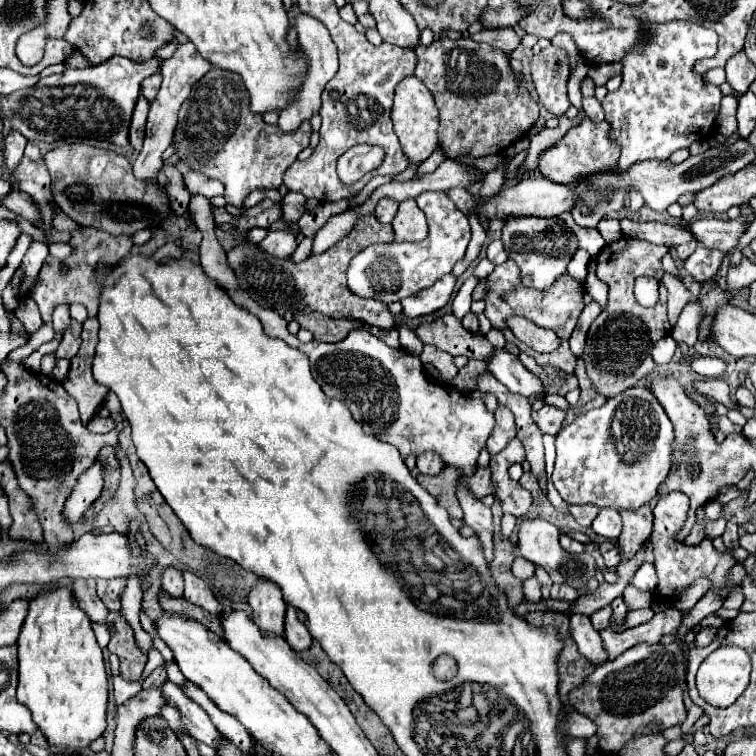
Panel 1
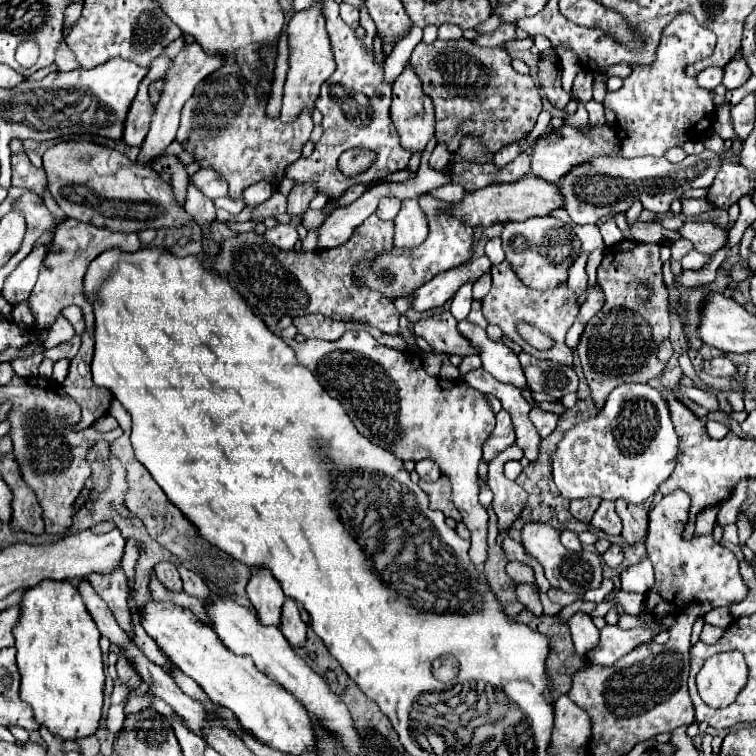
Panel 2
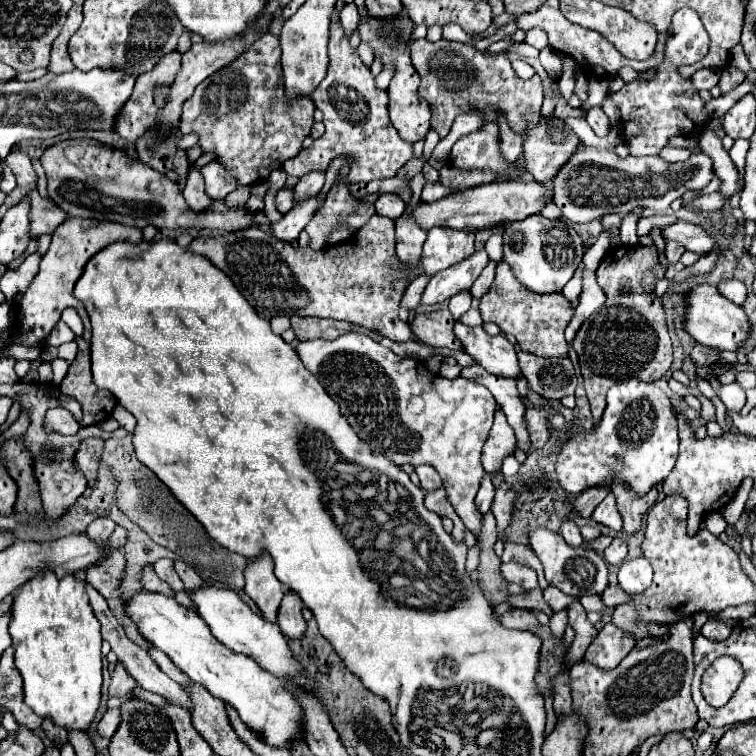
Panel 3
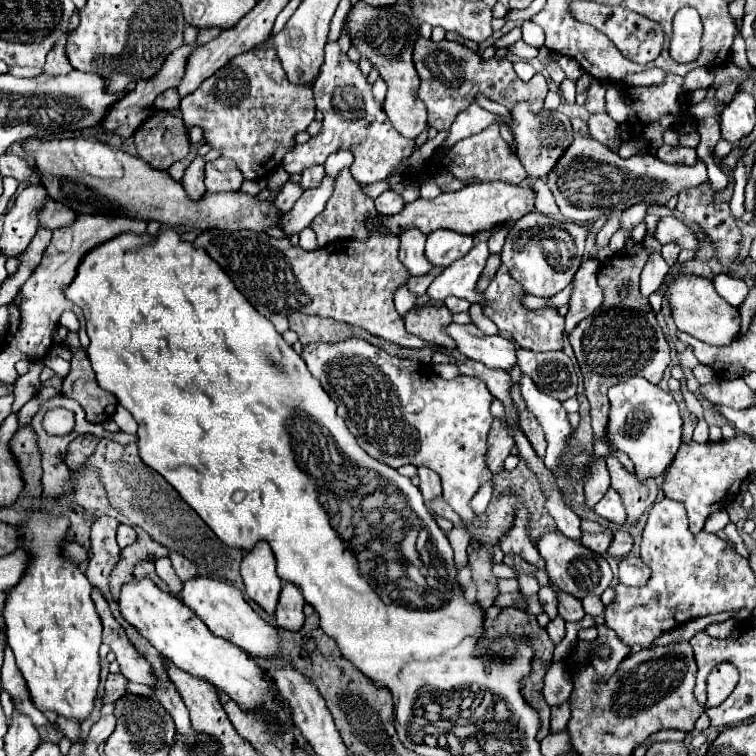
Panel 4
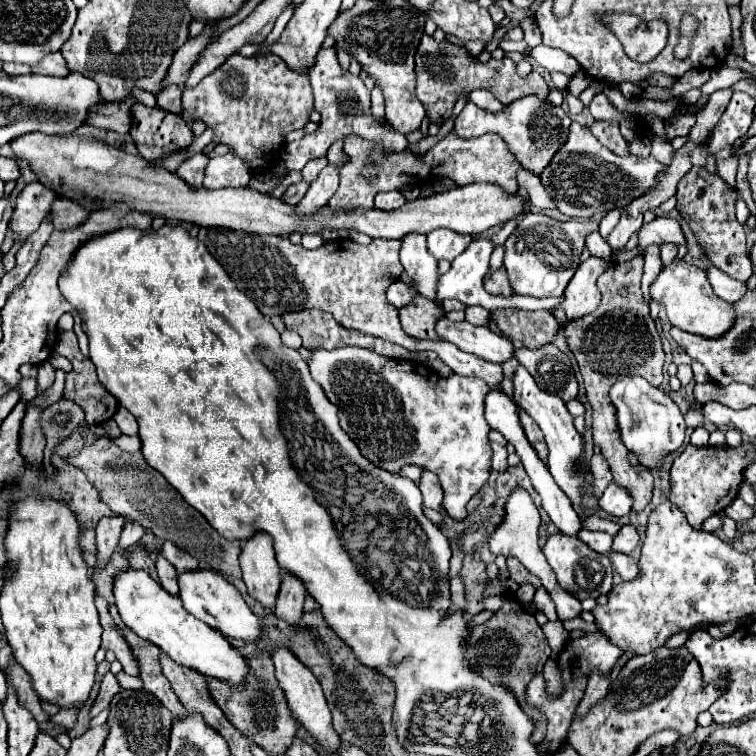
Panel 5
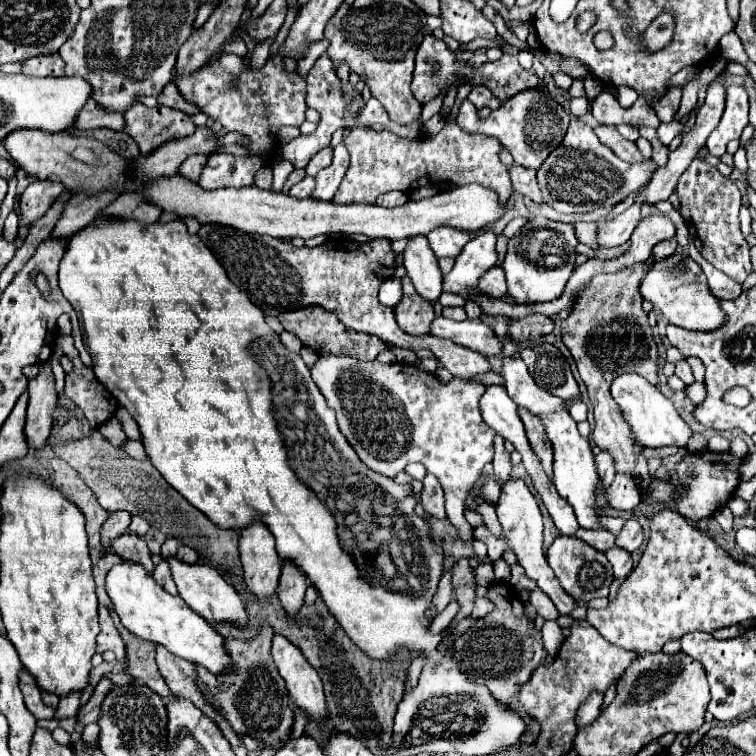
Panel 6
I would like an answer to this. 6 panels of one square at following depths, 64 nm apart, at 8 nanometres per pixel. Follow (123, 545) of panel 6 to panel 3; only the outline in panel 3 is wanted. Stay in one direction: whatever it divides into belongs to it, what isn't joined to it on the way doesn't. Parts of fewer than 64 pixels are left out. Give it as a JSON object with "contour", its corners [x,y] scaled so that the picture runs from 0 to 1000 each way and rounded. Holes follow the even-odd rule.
{"contour":[[[193,749],[193,751],[190,751],[188,772],[190,772],[190,780],[196,780],[196,783],[206,783],[206,786],[228,788],[228,791],[233,788],[233,783],[206,762],[206,757],[204,757],[204,751],[201,751],[201,749]]]}

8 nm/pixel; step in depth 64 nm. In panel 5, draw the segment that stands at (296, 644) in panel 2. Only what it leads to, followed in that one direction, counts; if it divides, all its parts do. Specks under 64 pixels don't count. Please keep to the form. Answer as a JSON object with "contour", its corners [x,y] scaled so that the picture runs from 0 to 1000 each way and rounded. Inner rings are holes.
{"contour":[[[376,757],[373,759],[373,775],[370,775],[370,783],[368,783],[362,812],[370,820],[381,823],[381,825],[394,825],[399,820],[402,791],[405,791],[402,772],[392,762]]]}

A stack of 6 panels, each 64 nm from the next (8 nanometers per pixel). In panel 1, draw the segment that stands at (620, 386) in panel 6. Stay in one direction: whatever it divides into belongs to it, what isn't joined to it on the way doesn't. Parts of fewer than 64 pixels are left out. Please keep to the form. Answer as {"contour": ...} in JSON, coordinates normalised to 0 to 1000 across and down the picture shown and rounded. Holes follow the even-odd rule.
{"contour":[[[836,511],[820,519],[820,524],[804,526],[799,537],[765,550],[757,561],[746,563],[735,574],[735,614],[730,624],[733,646],[751,667],[786,667],[791,672],[810,675],[844,675],[870,656],[870,643],[886,624],[889,582],[889,558],[884,556],[878,540],[873,540],[873,532],[868,532],[854,511]]]}

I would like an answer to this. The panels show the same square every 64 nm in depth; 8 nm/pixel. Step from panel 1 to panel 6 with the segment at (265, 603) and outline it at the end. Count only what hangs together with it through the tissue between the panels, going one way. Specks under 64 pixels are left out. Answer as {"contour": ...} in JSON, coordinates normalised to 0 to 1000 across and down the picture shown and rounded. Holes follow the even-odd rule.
{"contour":[[[339,690],[317,704],[317,741],[328,780],[336,788],[357,791],[368,778],[373,741],[362,728],[362,709],[349,693]]]}

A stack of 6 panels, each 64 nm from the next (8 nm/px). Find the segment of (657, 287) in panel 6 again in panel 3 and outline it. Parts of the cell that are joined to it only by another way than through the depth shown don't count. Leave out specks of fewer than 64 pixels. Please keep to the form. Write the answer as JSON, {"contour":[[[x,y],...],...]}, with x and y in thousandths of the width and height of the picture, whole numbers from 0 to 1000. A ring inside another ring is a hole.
{"contour":[[[926,376],[910,392],[910,410],[907,410],[907,437],[915,447],[926,455],[950,460],[950,463],[979,463],[989,452],[992,423],[981,405],[958,394],[944,378]]]}

